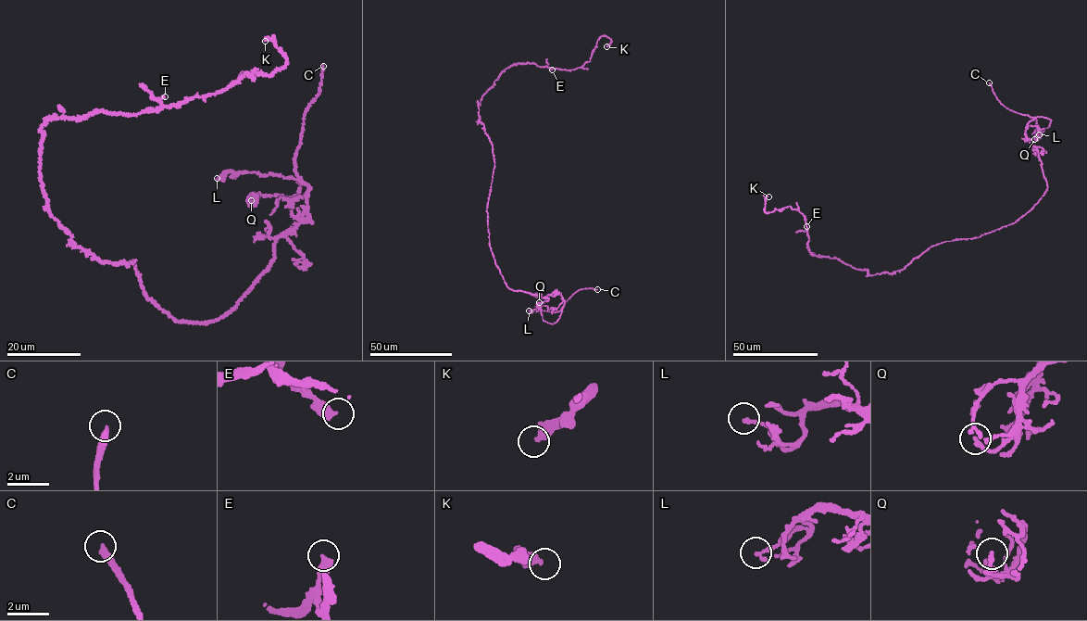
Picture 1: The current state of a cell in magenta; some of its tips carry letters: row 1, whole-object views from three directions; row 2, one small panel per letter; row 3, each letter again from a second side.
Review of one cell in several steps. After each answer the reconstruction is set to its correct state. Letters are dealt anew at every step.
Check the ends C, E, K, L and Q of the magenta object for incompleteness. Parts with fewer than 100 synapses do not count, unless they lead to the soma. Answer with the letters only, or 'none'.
C, E

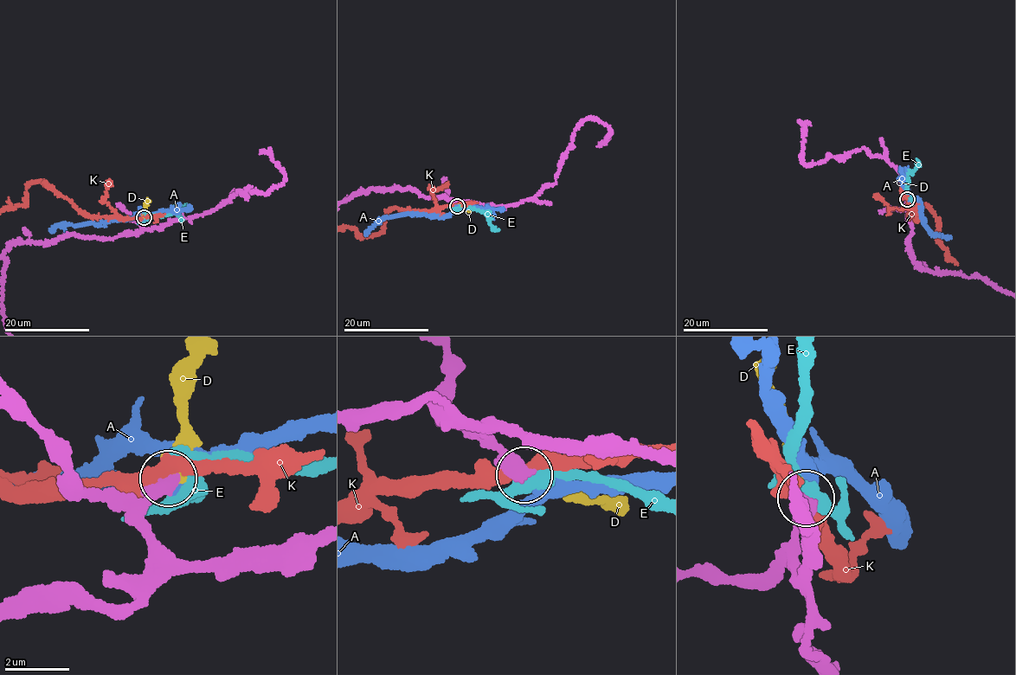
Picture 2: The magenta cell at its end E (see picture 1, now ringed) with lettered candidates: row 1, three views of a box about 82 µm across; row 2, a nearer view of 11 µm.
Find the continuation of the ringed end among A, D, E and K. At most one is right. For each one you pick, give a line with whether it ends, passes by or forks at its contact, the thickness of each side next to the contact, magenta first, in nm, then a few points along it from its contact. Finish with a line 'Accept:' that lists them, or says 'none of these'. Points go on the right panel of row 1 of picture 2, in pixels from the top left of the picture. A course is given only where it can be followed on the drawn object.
D: it ends; calibres 480 and 500 nm
Accept: D

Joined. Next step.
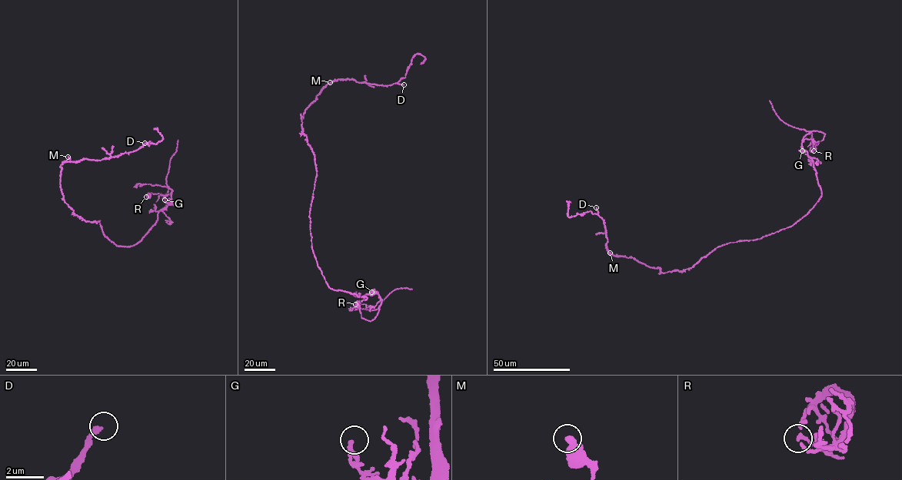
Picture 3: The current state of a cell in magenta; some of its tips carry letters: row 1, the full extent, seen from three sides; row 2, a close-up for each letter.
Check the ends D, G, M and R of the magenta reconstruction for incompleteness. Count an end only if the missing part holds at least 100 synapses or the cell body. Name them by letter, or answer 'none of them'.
D

